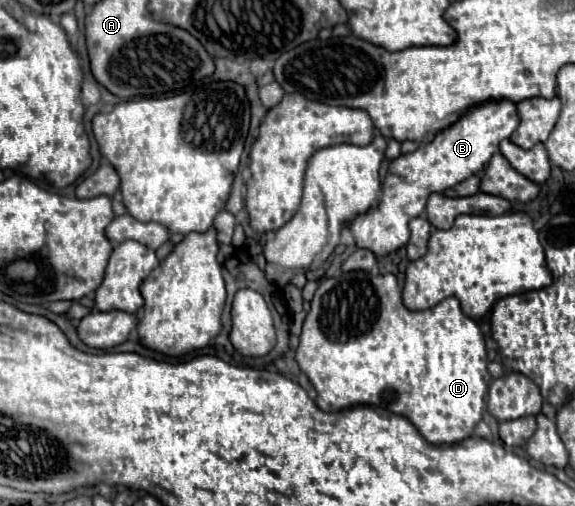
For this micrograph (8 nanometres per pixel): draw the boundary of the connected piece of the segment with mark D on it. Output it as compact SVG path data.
M349 271L349 273L337 273L335 277L325 279L319 289L315 291L313 299L311 299L311 309L303 321L303 331L301 331L301 343L297 349L297 363L299 369L309 377L309 381L313 383L313 387L317 392L316 405L323 411L333 412L345 407L353 407L353 405L371 405L371 407L381 407L387 409L391 413L403 415L407 417L417 431L435 445L449 445L449 443L457 443L461 439L467 439L473 435L473 427L481 421L483 411L485 411L485 397L487 397L487 389L489 389L489 373L487 373L487 349L485 349L485 339L479 331L479 327L475 325L473 319L469 319L461 307L459 301L455 297L443 299L441 303L437 303L435 307L427 309L427 311L409 311L403 301L401 301L401 289L397 283L397 277L393 273L385 273L385 275L369 275L365 271Z

